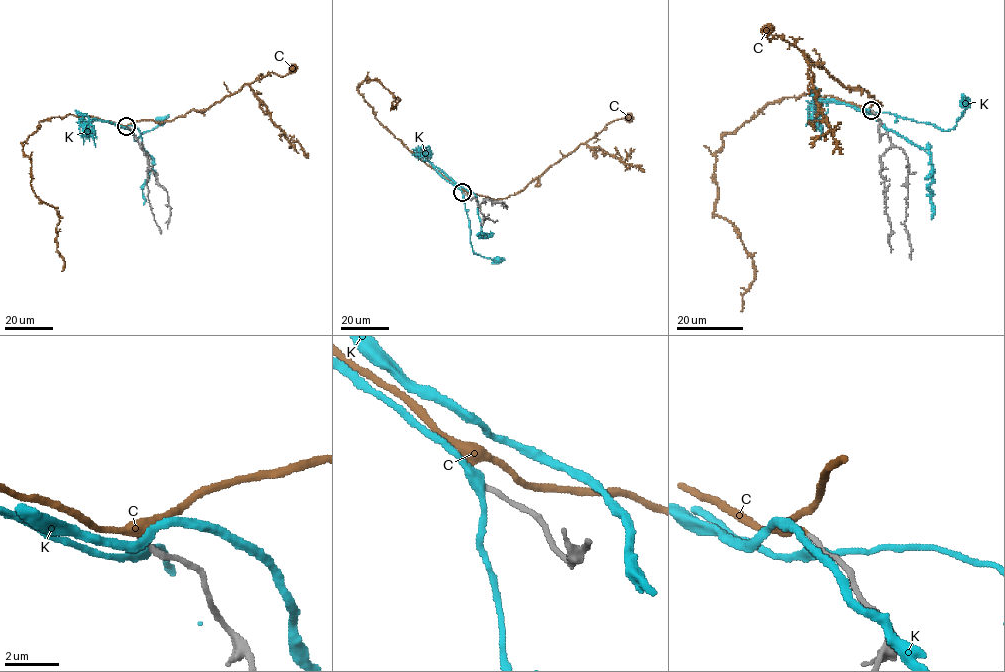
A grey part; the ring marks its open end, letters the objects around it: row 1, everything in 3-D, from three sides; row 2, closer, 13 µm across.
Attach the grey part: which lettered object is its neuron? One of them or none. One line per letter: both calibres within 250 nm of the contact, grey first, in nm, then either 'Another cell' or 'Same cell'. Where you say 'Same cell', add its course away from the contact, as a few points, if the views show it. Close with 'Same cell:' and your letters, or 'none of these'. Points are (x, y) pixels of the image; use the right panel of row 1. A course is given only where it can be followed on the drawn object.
C: Thickness 200 nm (grey) against 240 nm. Same cell. Its course: (870, 110), (874, 101), (880, 105), (872, 96), (859, 87), (847, 88), (778, 35), (769, 40), (766, 28)
K: Thickness 260 nm (grey) against 360 nm. Another cell
Same cell: C

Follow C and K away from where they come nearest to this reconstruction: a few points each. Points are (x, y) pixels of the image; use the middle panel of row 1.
C: (462, 192), (494, 199), (519, 192), (608, 123), (627, 117)
K: (463, 192), (472, 248), (482, 256), (497, 259)

